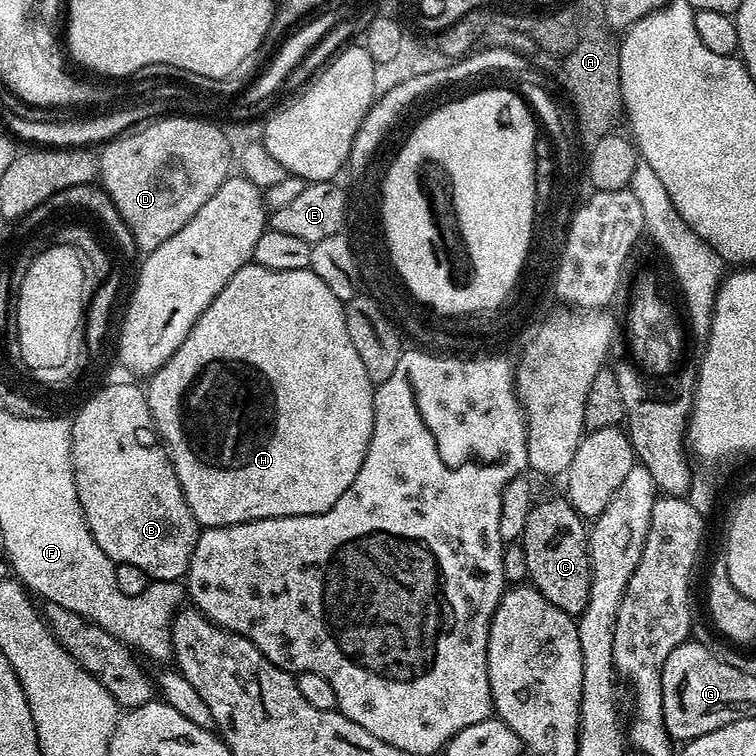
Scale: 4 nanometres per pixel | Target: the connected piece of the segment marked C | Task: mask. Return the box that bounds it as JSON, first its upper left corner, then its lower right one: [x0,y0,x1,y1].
[520,497,592,616]

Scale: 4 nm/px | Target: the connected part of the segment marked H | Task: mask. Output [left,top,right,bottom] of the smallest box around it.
[146,262,374,529]

